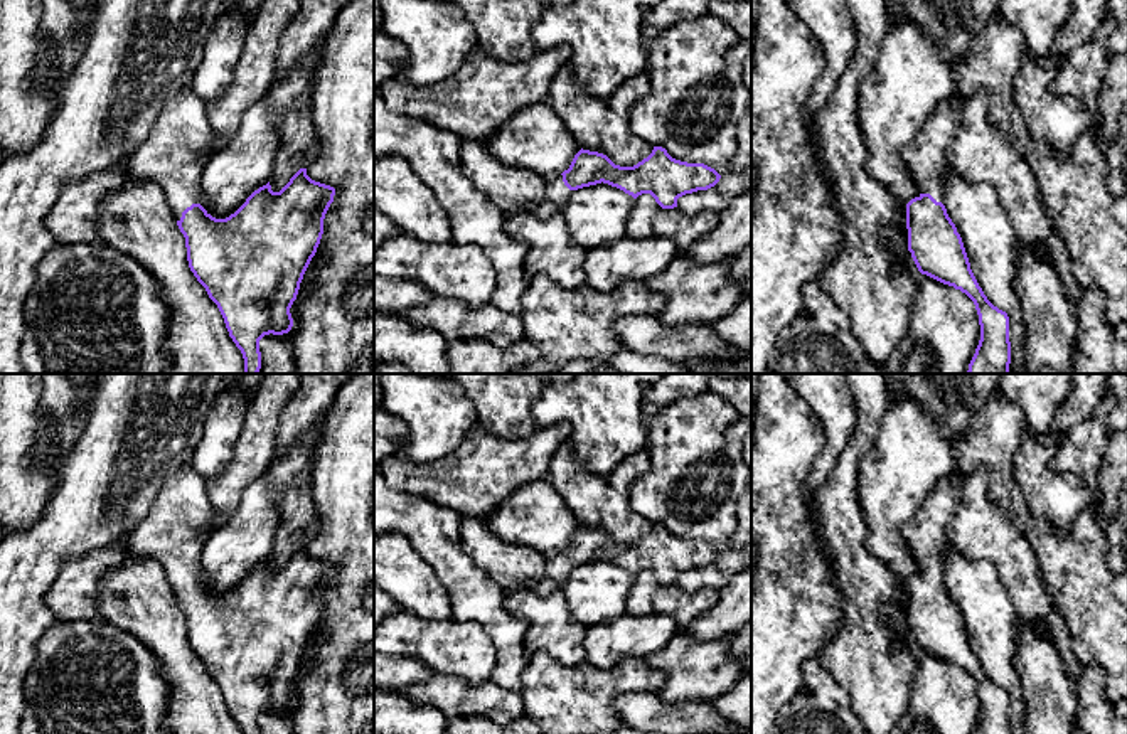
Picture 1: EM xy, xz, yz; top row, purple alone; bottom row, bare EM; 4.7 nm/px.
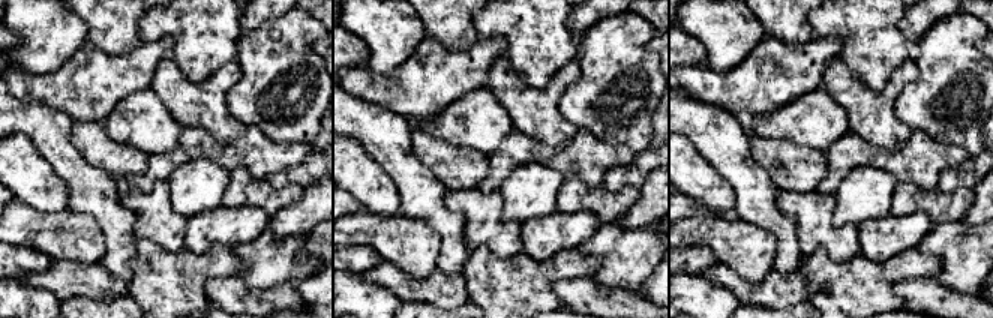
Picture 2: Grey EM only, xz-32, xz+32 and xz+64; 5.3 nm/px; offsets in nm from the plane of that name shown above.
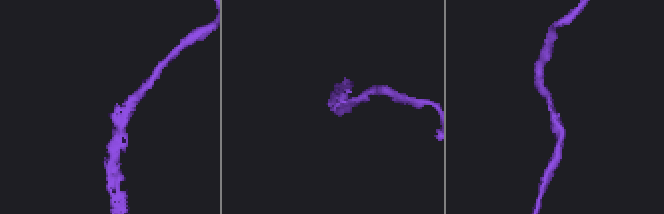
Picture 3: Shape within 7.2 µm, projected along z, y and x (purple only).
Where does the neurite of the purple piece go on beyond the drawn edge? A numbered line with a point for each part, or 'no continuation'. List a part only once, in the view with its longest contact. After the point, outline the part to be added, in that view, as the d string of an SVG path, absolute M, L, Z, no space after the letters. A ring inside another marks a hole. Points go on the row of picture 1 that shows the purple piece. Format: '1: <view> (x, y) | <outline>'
1: xy (179, 145) | M184 89L160 111L126 168L138 178L157 182L180 221L187 207L200 204L200 177L212 155L212 140L206 104Z

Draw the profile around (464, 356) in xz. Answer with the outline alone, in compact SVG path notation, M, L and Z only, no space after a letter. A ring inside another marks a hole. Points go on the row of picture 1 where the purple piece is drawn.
M455 340L448 343L448 374L510 374L541 357L527 340L509 347L495 347L478 340Z

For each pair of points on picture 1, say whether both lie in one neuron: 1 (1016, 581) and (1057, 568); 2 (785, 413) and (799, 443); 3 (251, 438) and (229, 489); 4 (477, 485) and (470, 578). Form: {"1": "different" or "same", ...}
{"1": "different", "2": "same", "3": "same", "4": "different"}

